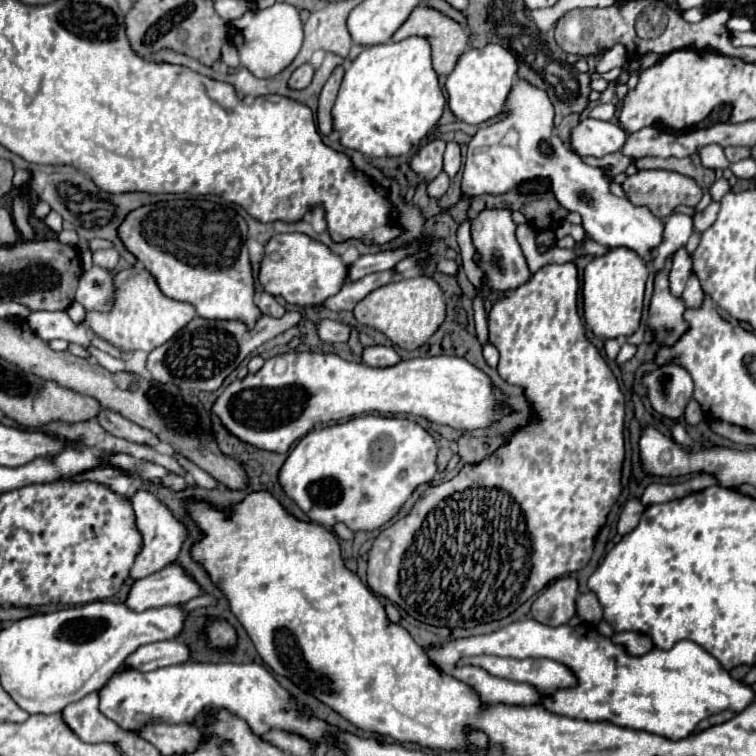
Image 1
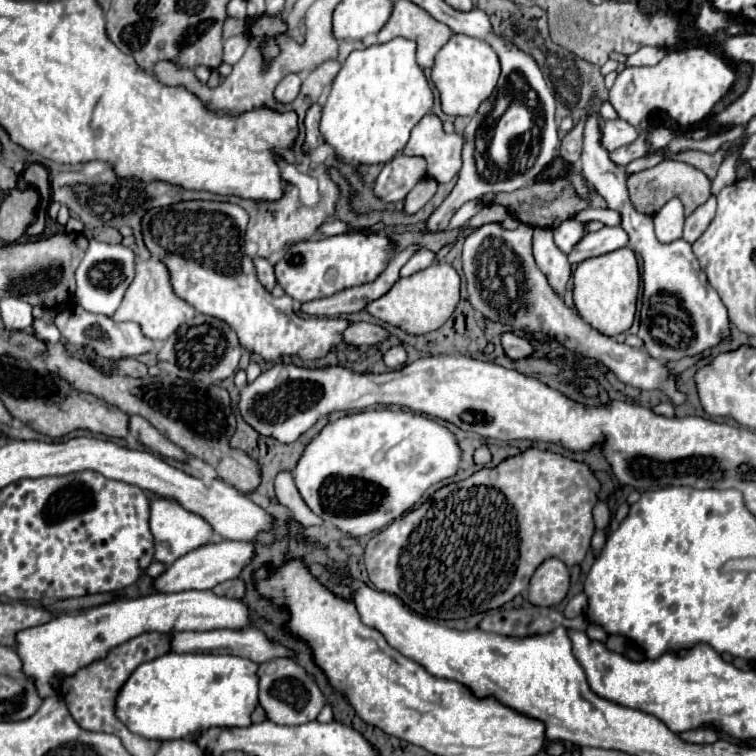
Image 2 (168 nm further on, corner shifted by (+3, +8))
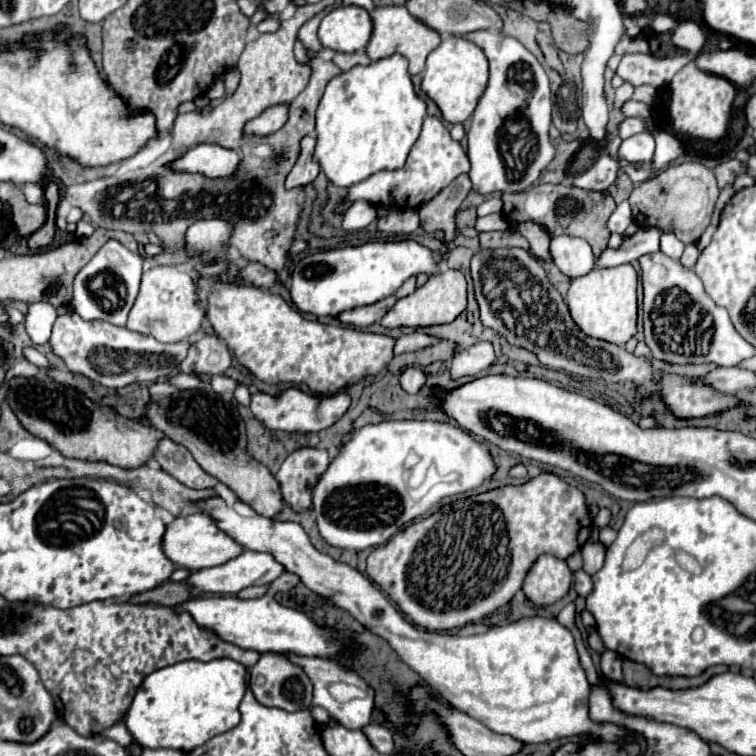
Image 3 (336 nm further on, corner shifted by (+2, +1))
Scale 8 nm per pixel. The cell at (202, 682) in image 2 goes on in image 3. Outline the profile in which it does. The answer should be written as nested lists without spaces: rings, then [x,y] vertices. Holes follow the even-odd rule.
[[[214,659],[208,663],[184,661],[172,667],[154,671],[144,679],[142,687],[138,689],[134,703],[130,705],[124,719],[126,727],[142,747],[150,747],[150,749],[170,747],[170,749],[180,749],[188,753],[194,747],[204,745],[214,735],[230,731],[232,727],[240,723],[238,705],[240,705],[240,699],[244,697],[244,687],[246,687],[244,673],[246,673],[246,667],[242,663],[236,663],[234,659]]]

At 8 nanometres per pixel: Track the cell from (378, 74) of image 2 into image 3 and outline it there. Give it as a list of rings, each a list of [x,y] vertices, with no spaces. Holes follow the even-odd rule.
[[[392,55],[370,65],[352,67],[326,85],[324,97],[316,109],[314,161],[320,163],[320,169],[336,187],[352,187],[378,171],[402,169],[414,141],[420,135],[424,117],[426,103],[414,93],[414,85],[408,73],[408,61],[402,55]]]

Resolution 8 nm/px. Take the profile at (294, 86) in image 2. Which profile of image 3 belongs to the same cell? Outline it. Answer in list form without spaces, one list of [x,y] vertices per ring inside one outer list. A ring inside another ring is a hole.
[[[288,105],[270,107],[268,111],[264,111],[262,115],[244,125],[244,135],[254,135],[254,137],[272,135],[284,125],[284,119],[288,119]]]

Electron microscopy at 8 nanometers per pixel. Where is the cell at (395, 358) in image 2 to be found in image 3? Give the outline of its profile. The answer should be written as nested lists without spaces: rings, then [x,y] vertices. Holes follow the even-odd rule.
[[[408,367],[408,369],[404,369],[400,373],[400,385],[402,385],[402,389],[406,393],[414,395],[426,385],[426,375],[424,375],[424,371],[420,367]]]

